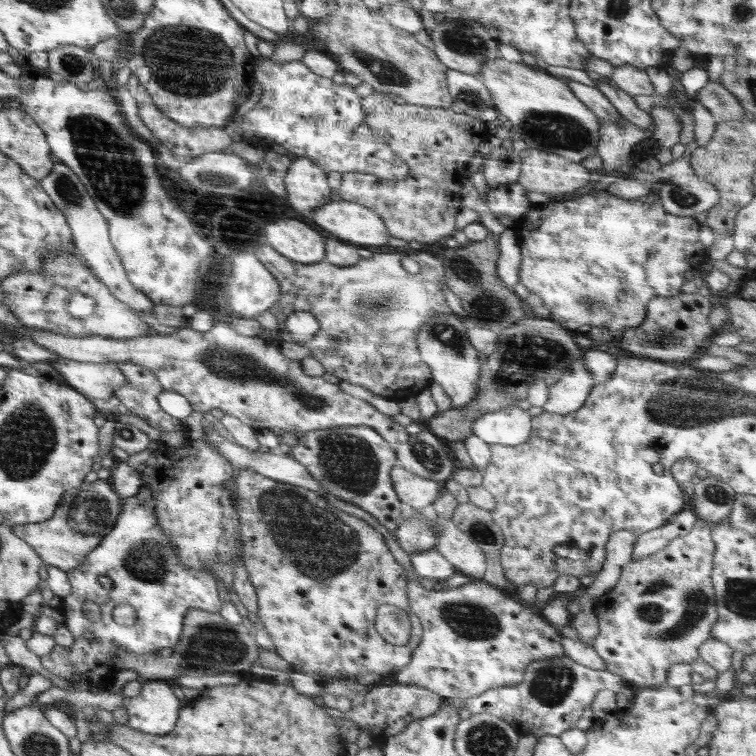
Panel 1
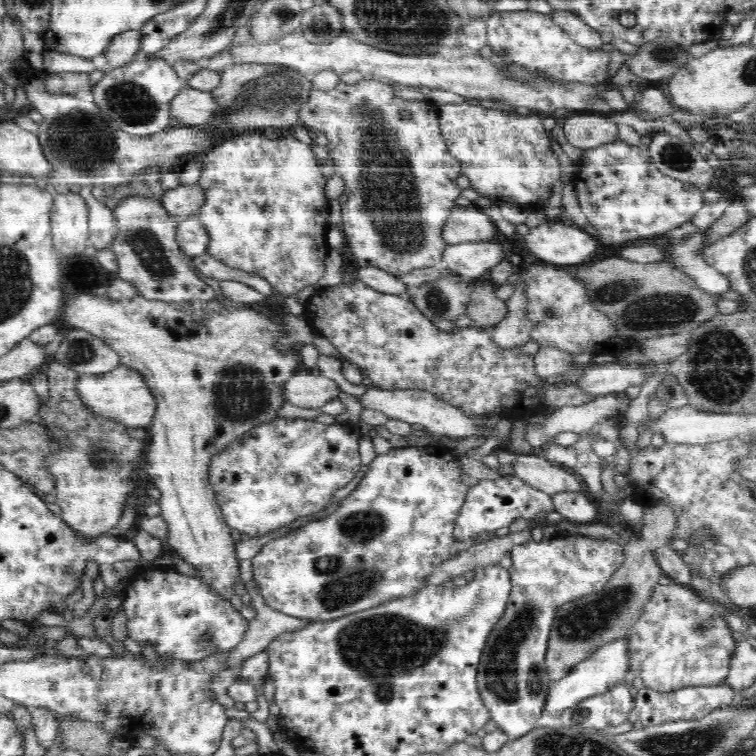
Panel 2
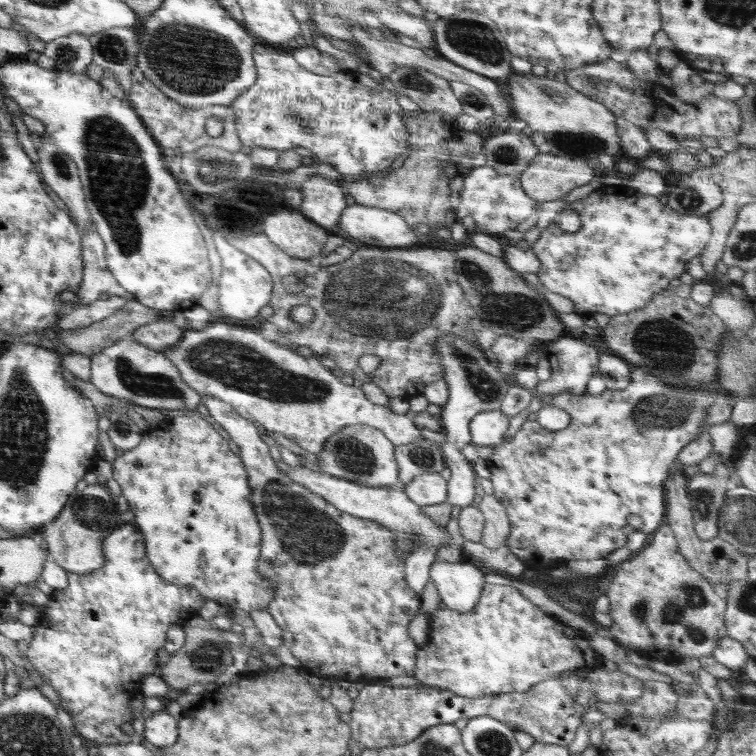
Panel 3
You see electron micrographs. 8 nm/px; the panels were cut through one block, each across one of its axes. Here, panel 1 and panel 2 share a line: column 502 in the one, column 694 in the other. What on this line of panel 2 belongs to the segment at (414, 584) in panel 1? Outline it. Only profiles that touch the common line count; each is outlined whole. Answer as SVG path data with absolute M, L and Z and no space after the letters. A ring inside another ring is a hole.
M674 582L670 585L657 584L650 600L636 624L625 635L629 656L629 670L643 680L646 687L661 693L669 693L679 688L710 686L725 682L729 664L734 654L735 642L725 617L726 608L709 598L702 598L691 586Z

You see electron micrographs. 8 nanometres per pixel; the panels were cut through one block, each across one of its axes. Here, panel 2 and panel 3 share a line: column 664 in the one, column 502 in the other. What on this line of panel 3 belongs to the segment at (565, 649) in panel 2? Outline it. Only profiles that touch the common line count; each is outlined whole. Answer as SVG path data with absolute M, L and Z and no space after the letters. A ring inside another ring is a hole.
M485 495L478 499L476 506L485 518L481 543L493 549L505 546L511 526L504 505L493 495Z

